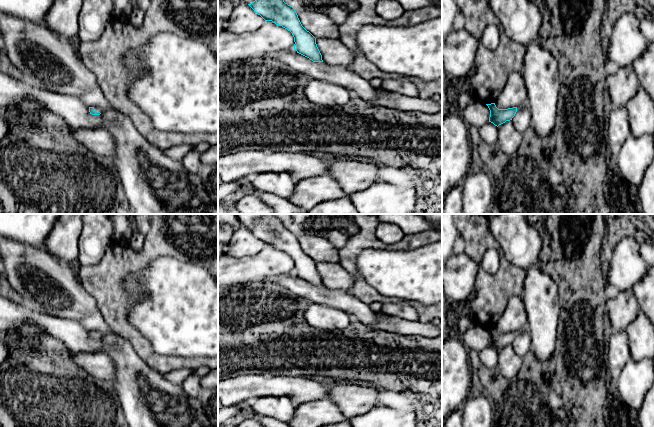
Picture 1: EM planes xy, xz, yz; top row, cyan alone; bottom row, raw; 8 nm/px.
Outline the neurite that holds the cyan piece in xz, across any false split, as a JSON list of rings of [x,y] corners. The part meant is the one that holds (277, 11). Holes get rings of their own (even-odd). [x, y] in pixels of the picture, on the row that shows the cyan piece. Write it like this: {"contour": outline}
{"contour": [[[255,0],[248,5],[265,21],[272,21],[290,31],[294,37],[294,49],[297,53],[313,62],[323,62],[316,38],[302,26],[292,6],[284,0]]]}

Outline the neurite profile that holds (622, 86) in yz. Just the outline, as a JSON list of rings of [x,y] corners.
[[[630,66],[619,67],[615,74],[607,74],[606,84],[613,108],[625,107],[640,87],[636,73]]]

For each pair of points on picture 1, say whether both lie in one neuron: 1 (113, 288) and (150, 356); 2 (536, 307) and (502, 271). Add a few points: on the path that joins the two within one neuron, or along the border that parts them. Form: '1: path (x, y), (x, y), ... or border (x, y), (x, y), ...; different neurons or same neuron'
1: path (114, 305), (117, 320), (136, 339); same neuron
2: border (526, 271), (521, 297); different neurons

